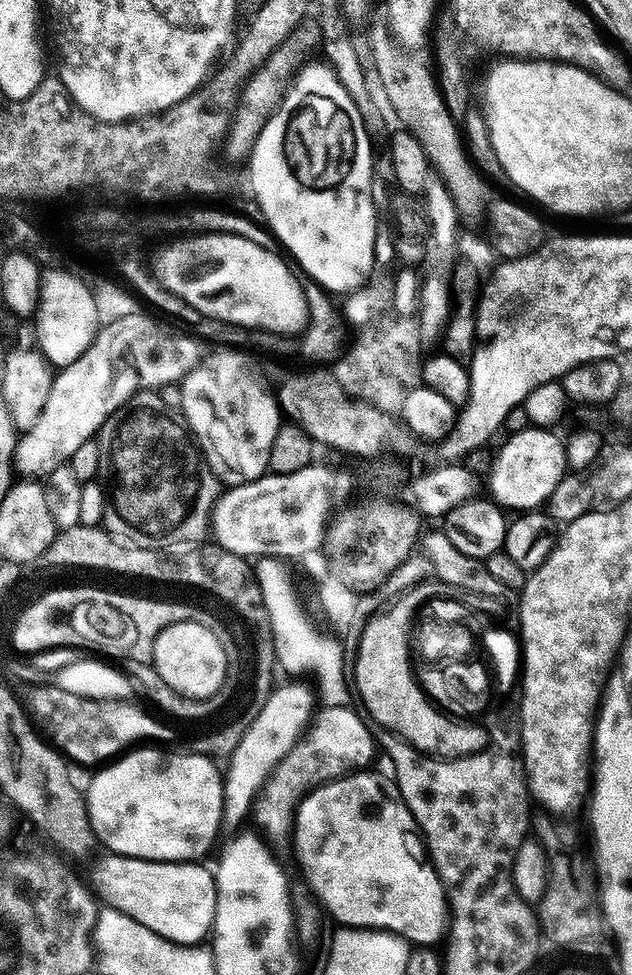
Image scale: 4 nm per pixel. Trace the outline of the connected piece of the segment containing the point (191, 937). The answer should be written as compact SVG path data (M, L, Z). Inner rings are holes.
M115 854L107 857L109 860L104 860L100 864L100 892L98 888L98 896L101 901L109 908L117 908L122 914L126 914L130 918L134 918L138 922L142 922L142 926L146 926L150 930L157 932L159 936L164 936L167 940L173 940L175 944L187 944L196 946L201 943L200 940L209 935L214 922L214 914L216 913L216 878L211 867L203 868L203 863L200 862L169 862L167 860L139 860L133 856L118 856Z

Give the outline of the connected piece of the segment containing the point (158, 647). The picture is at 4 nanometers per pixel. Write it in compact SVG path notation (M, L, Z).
M189 620L166 626L154 642L154 654L150 661L170 688L192 699L207 700L206 693L216 688L224 671L220 646L205 629L198 622Z

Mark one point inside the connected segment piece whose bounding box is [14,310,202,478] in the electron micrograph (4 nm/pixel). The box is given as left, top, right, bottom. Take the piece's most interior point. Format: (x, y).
(136, 351)

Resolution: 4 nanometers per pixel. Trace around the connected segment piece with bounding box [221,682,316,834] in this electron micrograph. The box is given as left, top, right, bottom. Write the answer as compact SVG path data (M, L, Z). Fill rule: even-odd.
M302 682L288 683L292 684L286 684L282 687L279 685L273 689L271 695L266 698L262 710L259 711L258 716L254 718L254 722L250 723L249 728L244 735L242 735L242 740L238 743L237 748L227 757L226 764L228 764L228 772L226 768L226 771L223 773L224 806L221 829L226 832L229 831L228 833L230 834L235 833L243 827L242 822L250 810L249 807L255 800L257 803L264 785L267 784L268 780L272 777L273 770L276 769L281 760L297 745L313 719L316 708L316 705L314 706L314 700L316 701L314 692L311 692L308 687L300 684Z

